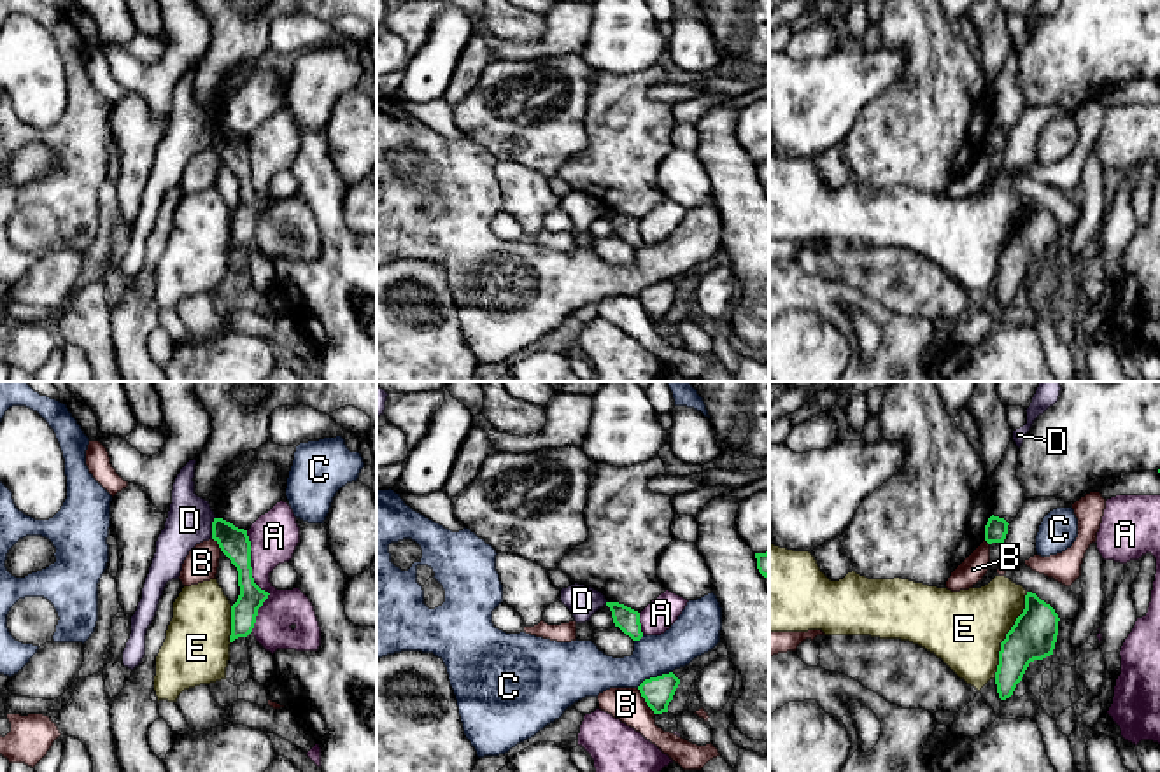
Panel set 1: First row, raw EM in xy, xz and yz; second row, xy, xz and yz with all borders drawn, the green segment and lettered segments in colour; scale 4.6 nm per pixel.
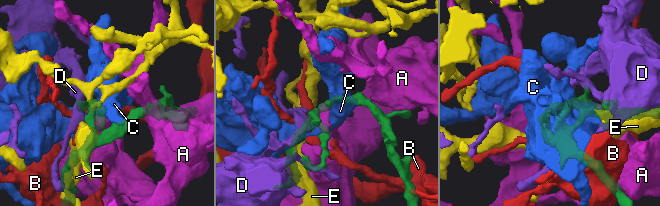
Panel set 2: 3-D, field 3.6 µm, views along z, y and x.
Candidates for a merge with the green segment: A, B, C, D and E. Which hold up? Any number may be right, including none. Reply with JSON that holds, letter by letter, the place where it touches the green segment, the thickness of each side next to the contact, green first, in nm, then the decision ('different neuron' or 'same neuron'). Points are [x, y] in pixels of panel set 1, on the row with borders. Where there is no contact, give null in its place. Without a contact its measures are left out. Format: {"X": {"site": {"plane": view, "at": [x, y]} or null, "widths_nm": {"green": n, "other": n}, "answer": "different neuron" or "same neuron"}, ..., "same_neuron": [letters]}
{"A": {"site": {"plane": "xy", "at": [253, 582]}, "widths_nm": {"green": 140, "other": 220}, "answer": "different neuron"}, "B": {"site": {"plane": "xz", "at": [645, 701]}, "widths_nm": {"green": 140, "other": 160}, "answer": "different neuron"}, "C": {"site": {"plane": "xz", "at": [654, 678]}, "widths_nm": {"green": 140, "other": 190}, "answer": "different neuron"}, "D": {"site": {"plane": "xy", "at": [212, 527]}, "widths_nm": {"green": 140, "other": 200}, "answer": "different neuron"}, "E": {"site": {"plane": "yz", "at": [1006, 634]}, "widths_nm": {"green": 200, "other": 360}, "answer": "different neuron"}, "same_neuron": []}

